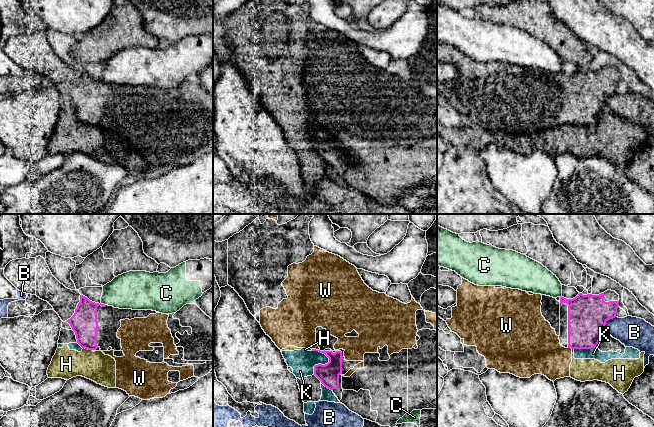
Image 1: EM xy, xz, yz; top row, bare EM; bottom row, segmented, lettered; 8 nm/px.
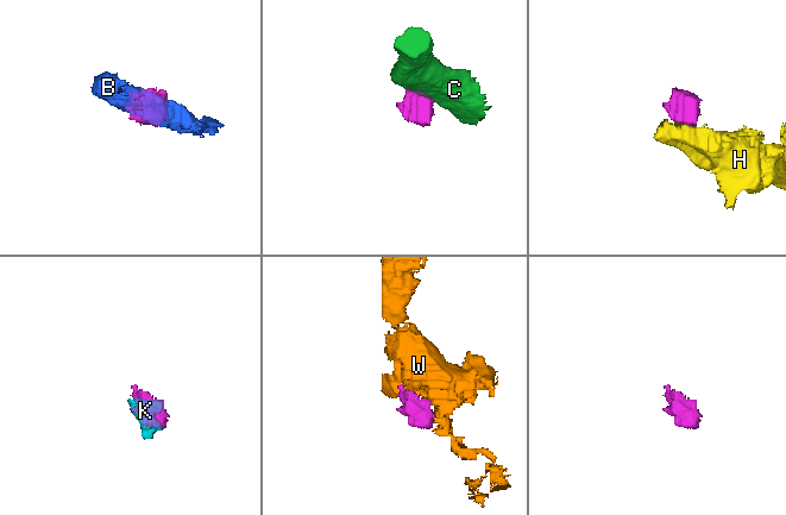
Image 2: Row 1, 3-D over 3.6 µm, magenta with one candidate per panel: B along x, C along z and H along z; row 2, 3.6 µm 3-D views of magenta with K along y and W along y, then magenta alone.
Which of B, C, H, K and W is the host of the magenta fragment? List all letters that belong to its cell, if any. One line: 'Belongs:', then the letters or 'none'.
Belongs: W

